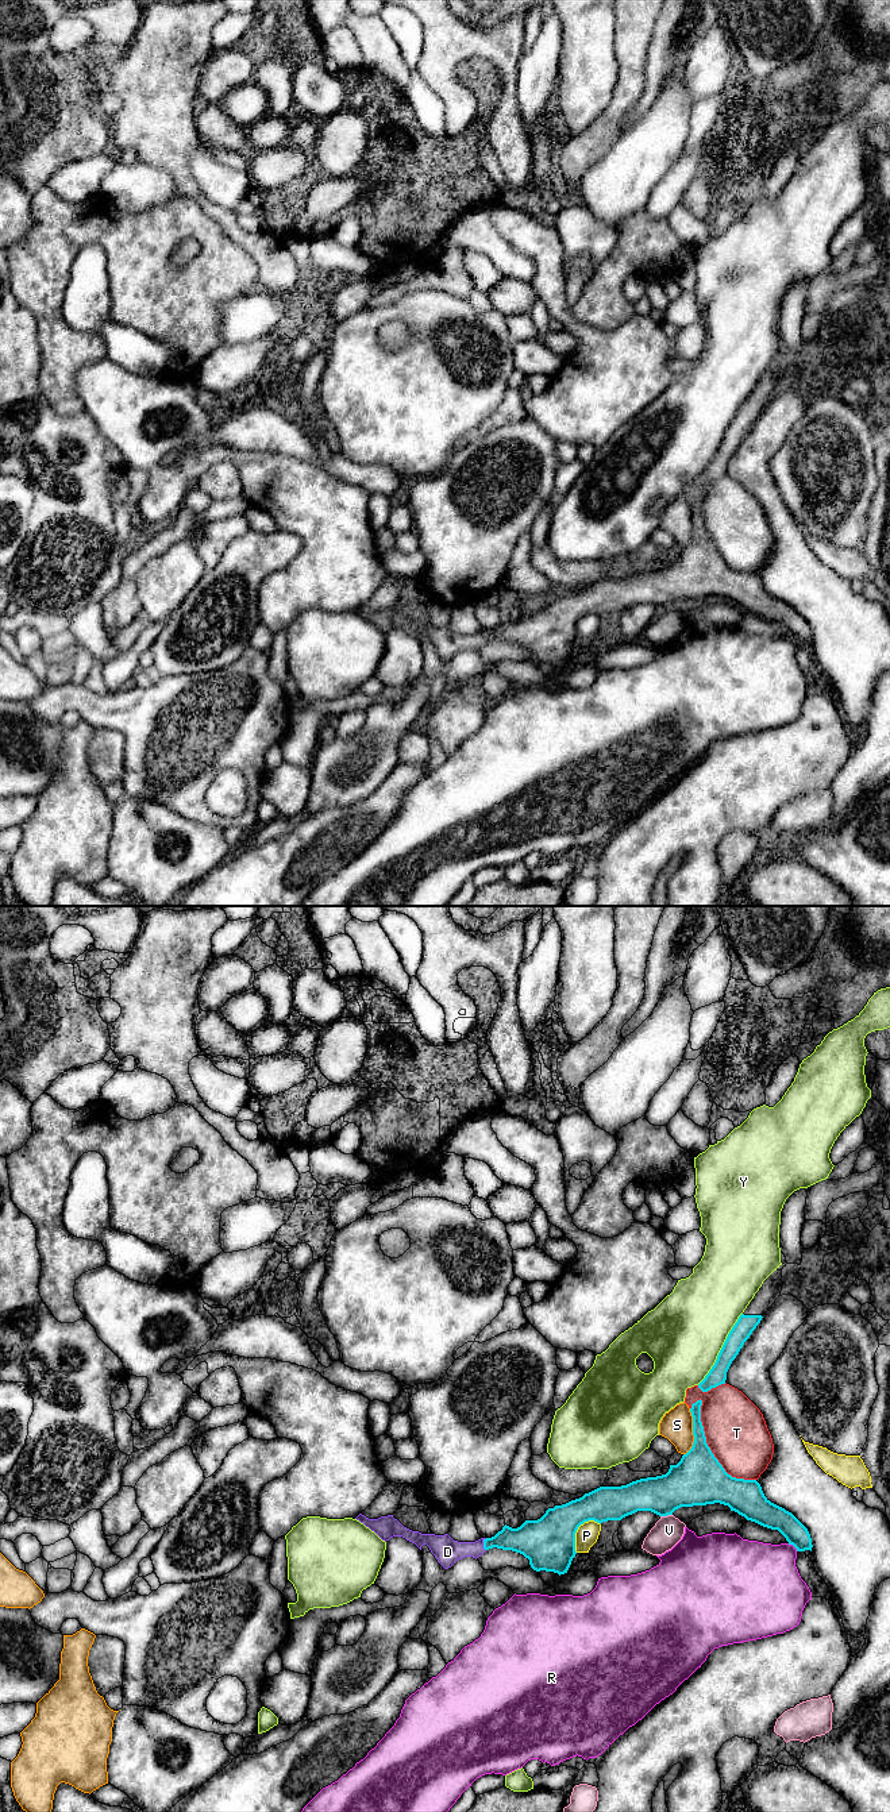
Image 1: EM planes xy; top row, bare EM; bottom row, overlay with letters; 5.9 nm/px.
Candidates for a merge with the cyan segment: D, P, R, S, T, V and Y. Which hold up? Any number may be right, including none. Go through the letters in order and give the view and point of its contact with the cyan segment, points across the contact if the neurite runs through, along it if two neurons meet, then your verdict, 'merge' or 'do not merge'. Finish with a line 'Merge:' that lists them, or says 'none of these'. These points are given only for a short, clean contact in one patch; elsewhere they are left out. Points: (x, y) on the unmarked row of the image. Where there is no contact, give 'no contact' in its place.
D: meets cyan in xy at (484, 637); runs through xy (524, 632), (501, 632), (484, 637), (476, 642), (447, 644); merge
P: meets cyan in xy at (577, 621); do not merge
R: meets cyan in xy at (793, 637); do not merge
S: meets cyan in xy at (693, 524); do not merge
T: meets cyan in xy at (708, 539); do not merge
V: meets cyan in xy at (666, 608); do not merge
Y: meets cyan in xy at (721, 442); do not merge
Merge: D

